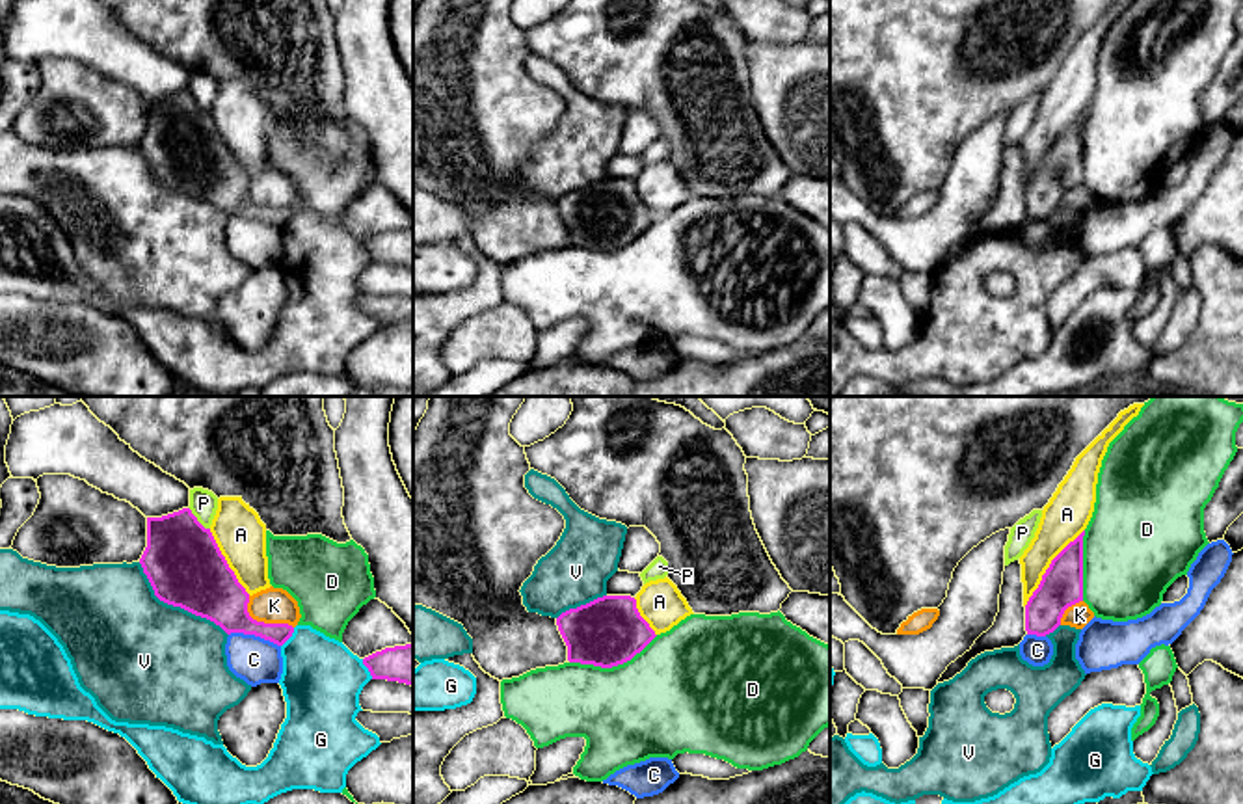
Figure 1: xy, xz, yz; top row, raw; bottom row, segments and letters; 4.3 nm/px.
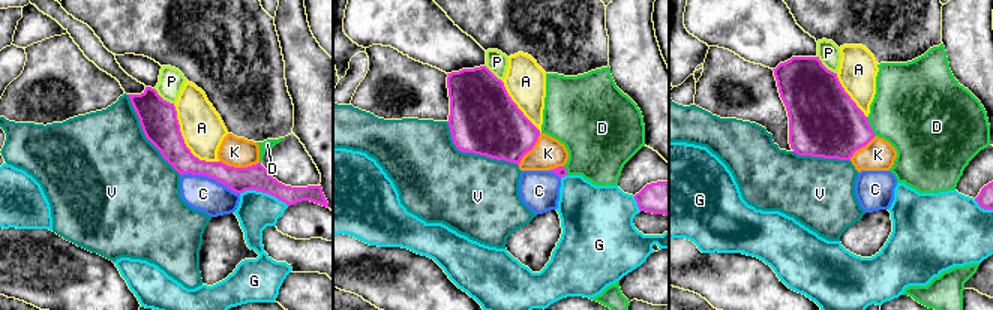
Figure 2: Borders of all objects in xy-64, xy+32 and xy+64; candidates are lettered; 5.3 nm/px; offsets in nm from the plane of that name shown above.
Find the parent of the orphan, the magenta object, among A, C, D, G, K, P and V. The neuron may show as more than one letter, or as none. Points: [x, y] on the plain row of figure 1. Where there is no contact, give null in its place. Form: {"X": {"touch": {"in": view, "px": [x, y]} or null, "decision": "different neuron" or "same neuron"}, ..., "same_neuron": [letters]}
{"A": {"touch": {"in": "yz", "px": [1048, 151]}, "decision": "different neuron"}, "C": {"touch": {"in": "xy", "px": [255, 218]}, "decision": "different neuron"}, "D": {"touch": {"in": "xz", "px": [613, 248]}, "decision": "different neuron"}, "G": {"touch": {"in": "xy", "px": [367, 250]}, "decision": "different neuron"}, "K": {"touch": {"in": "xy", "px": [263, 205]}, "decision": "different neuron"}, "P": {"touch": {"in": "xy", "px": [196, 103]}, "decision": "different neuron"}, "V": {"touch": {"in": "xy", "px": [175, 188]}, "decision": "different neuron"}, "same_neuron": []}

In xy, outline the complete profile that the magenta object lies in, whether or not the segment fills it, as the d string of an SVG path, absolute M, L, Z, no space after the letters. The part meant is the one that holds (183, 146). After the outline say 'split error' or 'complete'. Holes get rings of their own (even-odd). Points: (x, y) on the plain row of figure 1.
M43 58L35 65L41 76L39 87L11 128L22 141L56 151L140 145L160 184L207 201L227 218L255 218L277 229L292 220L294 210L288 207L264 207L249 199L249 177L229 151L210 112L205 112L190 91L145 100L130 86L71 58Z; split error

